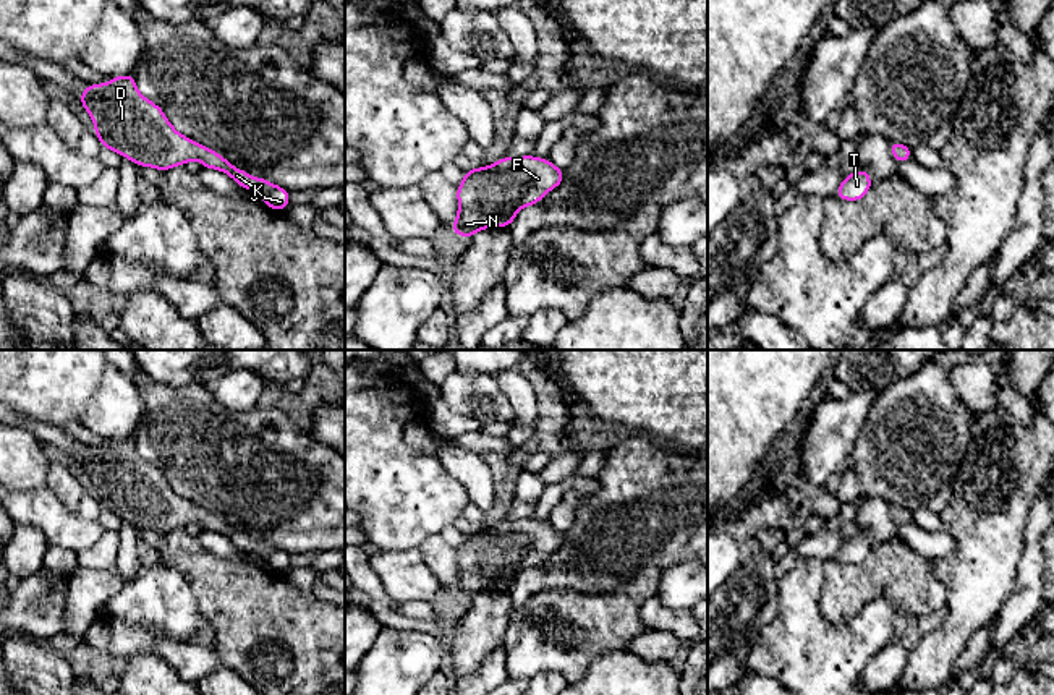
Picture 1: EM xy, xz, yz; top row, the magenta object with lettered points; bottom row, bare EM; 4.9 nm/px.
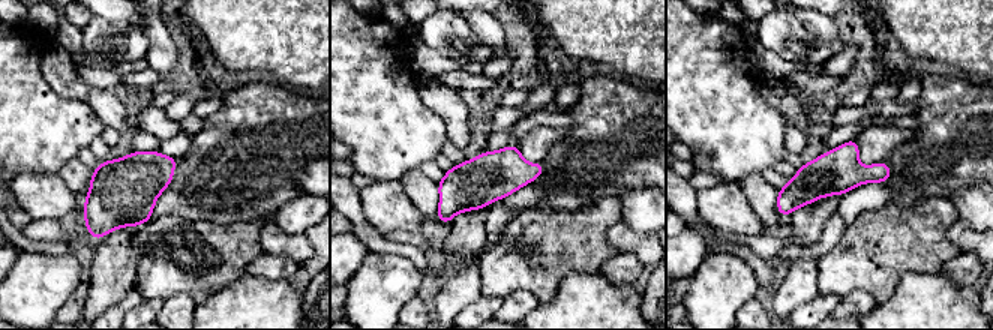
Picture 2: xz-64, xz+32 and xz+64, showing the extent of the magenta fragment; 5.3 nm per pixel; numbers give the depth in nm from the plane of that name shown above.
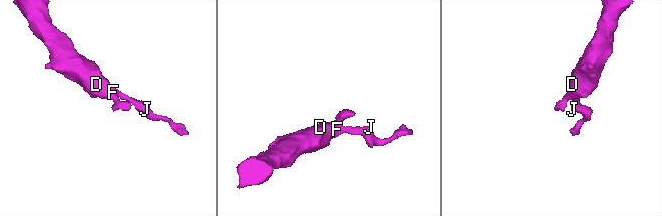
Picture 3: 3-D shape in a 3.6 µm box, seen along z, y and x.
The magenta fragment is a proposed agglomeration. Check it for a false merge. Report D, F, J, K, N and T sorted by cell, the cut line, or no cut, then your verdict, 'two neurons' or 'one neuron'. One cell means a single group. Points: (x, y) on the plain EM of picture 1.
D F J K N T; no cut; one neuron

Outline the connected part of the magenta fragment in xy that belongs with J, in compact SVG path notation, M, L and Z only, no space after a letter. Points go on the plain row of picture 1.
M134 437L112 439L110 446L87 447L81 458L76 458L91 478L102 510L128 520L134 528L154 530L167 535L176 528L186 528L198 522L204 531L214 531L227 536L240 551L251 552L264 561L270 572L283 573L290 569L290 554L270 546L266 541L251 539L248 535L233 530L225 520L193 502L180 497L167 483L164 473L139 457Z

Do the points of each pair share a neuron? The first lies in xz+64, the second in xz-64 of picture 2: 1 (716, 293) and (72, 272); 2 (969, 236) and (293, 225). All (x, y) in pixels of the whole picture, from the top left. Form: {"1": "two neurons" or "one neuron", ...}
{"1": "one neuron", "2": "two neurons"}

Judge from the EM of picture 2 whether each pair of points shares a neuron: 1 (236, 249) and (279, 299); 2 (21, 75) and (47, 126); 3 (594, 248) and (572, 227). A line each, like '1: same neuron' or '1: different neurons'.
1: different neurons
2: same neuron
3: same neuron

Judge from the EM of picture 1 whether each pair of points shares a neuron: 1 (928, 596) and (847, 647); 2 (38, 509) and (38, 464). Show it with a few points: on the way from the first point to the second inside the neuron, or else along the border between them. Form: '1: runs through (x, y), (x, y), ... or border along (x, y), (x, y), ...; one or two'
1: border along (871, 601), (889, 596), (904, 621); two
2: border along (46, 483), (16, 491); two

